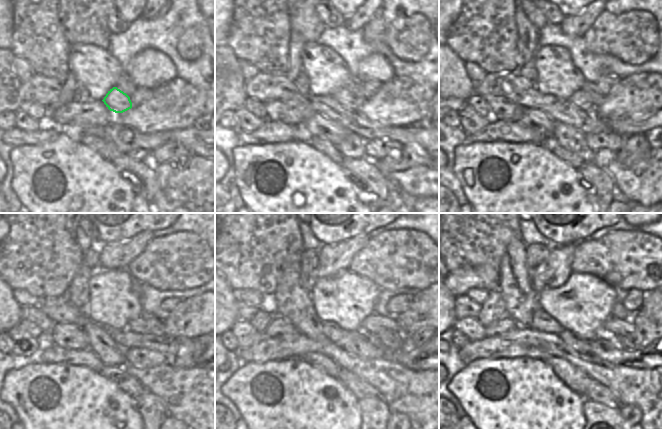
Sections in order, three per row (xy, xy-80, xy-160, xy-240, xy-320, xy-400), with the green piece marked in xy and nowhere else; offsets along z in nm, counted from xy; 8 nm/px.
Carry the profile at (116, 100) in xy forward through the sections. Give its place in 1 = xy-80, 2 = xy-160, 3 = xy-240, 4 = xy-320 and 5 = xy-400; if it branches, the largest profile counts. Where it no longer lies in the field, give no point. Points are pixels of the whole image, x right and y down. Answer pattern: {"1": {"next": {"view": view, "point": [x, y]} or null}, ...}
{"1": {"next": {"view": "xy-80", "point": [344, 96]}}, "2": {"next": {"view": "xy-160", "point": [580, 98]}}, "3": {"next": {"view": "xy-240", "point": [140, 325]}}, "4": {"next": {"view": "xy-320", "point": [374, 324]}}, "5": {"next": {"view": "xy-400", "point": [614, 325]}}}

